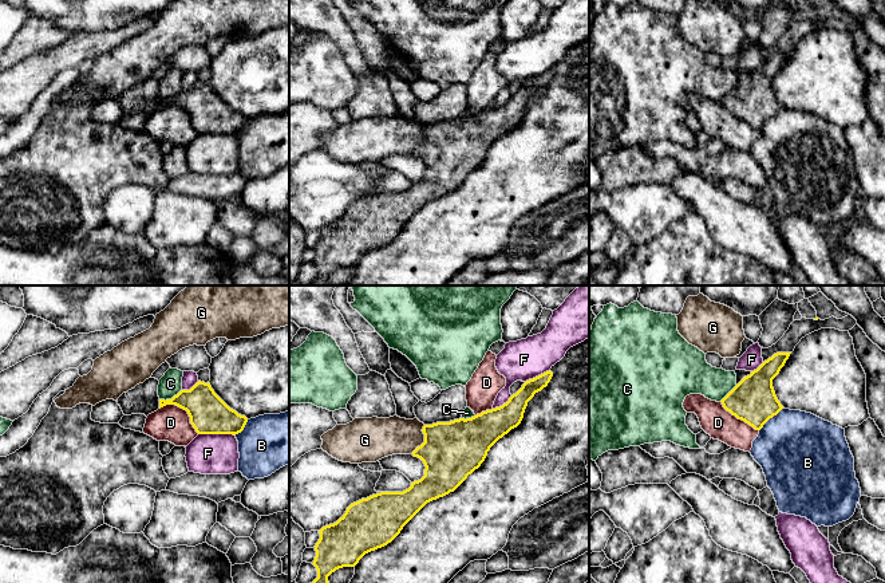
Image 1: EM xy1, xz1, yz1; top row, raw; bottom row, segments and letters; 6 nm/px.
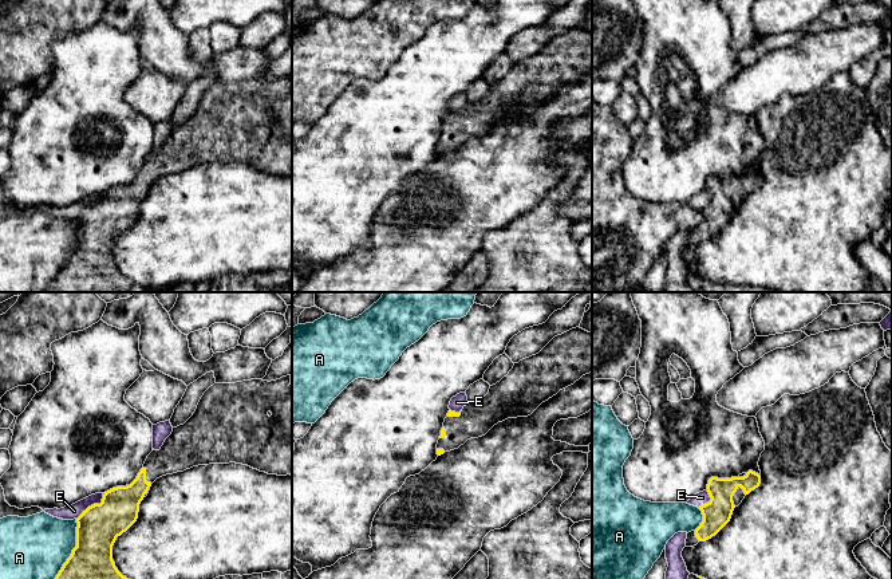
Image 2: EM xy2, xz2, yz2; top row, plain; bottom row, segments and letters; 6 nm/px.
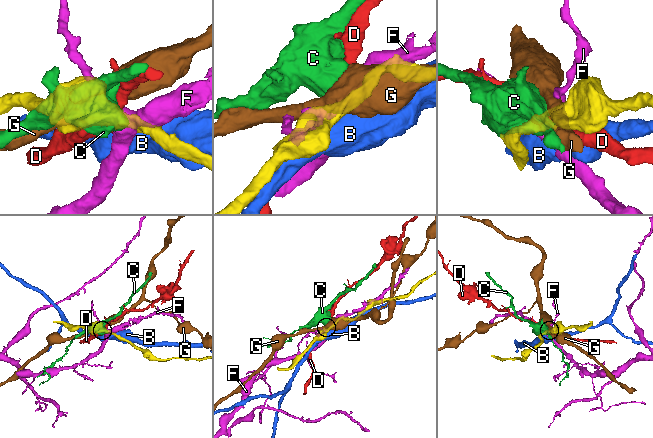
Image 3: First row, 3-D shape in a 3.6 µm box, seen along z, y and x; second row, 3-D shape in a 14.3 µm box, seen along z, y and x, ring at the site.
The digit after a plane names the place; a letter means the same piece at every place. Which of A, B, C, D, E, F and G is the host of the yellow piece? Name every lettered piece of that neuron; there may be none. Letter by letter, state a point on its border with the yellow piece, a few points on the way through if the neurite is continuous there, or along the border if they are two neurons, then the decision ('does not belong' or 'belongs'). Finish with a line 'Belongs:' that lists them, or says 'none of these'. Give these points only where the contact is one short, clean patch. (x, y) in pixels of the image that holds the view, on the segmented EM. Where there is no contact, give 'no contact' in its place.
A: contact xy2 (74, 548); does not belong
B: contact yz1 (770, 417); does not belong
C: contact xy1 (172, 398); border xy1 (181, 389), (170, 398), (159, 400); does not belong
D: contact xy1 (184, 409); does not belong
E: contact xy2 (91, 505); does not belong
F: contact xy1 (217, 433); does not belong
G: contact xz1 (425, 440); border xz1 (425, 425), (422, 429), (423, 441), (411, 453); does not belong
Belongs: none of these

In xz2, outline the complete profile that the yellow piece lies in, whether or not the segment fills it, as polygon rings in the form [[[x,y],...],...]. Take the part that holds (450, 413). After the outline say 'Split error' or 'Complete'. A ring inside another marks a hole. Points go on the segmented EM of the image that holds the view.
[[[580,327],[554,336],[538,354],[514,363],[500,382],[475,403],[467,403],[459,413],[449,410],[437,444],[437,454],[458,449],[470,438],[485,436],[494,425],[508,418],[528,417],[542,402],[560,390],[592,373],[592,332]]]. Split error

